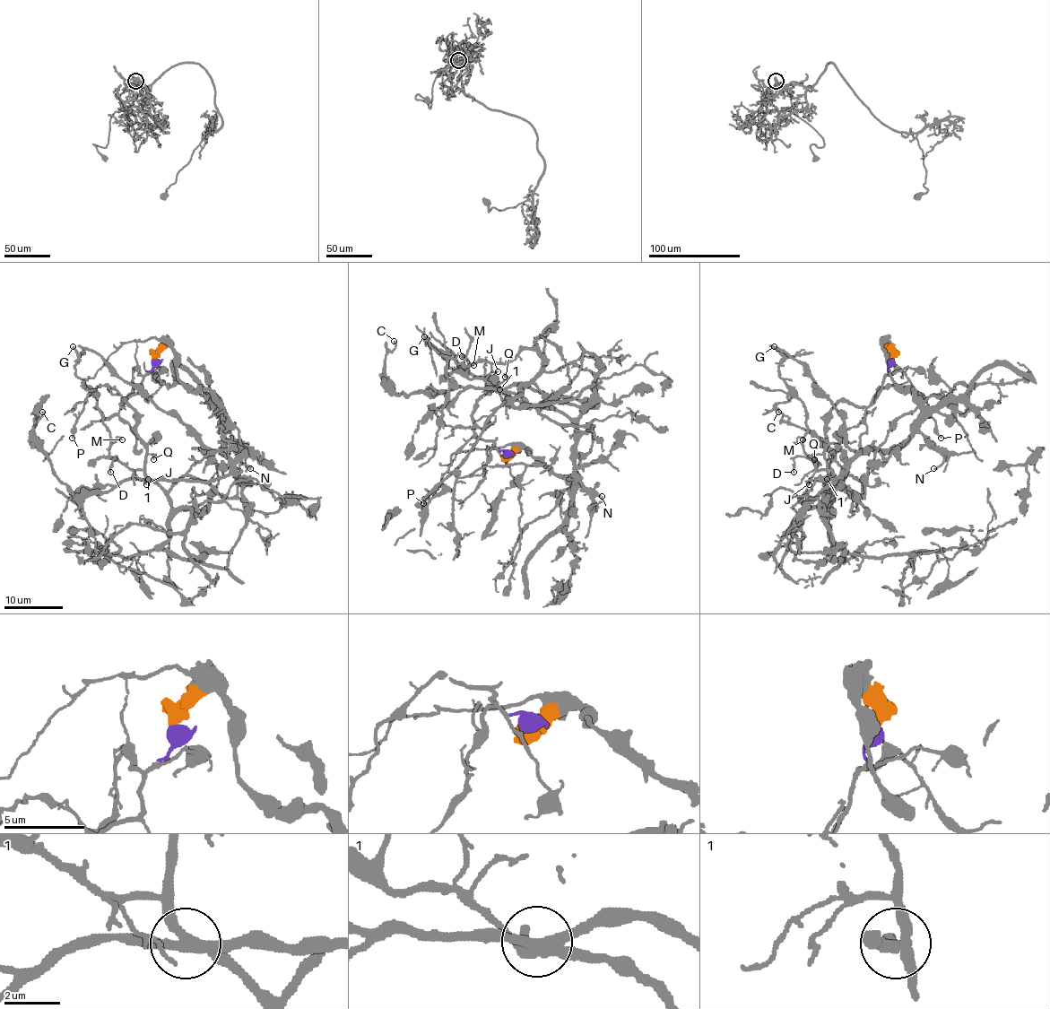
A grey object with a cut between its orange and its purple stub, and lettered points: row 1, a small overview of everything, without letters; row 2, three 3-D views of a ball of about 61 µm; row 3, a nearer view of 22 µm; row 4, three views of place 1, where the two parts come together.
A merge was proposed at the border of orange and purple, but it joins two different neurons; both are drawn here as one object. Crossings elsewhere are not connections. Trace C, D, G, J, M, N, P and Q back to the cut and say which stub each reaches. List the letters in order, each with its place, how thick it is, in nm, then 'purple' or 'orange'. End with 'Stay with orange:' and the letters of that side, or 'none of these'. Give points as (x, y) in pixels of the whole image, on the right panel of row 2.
C: (778, 412) | 190 nm | orange
D: (794, 472) | 170 nm | purple
G: (774, 346) | 170 nm | purple
J: (809, 484) | 120 nm | purple
M: (802, 439) | 110 nm | purple
N: (933, 468) | 150 nm | orange
P: (941, 438) | 170 nm | purple
Q: (814, 459) | 110 nm | purple
Stay with orange: C, N

